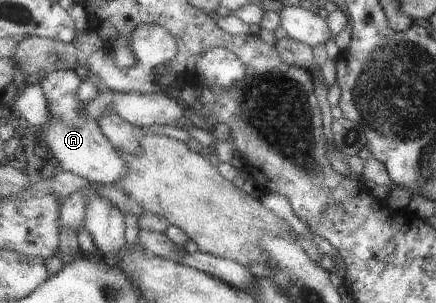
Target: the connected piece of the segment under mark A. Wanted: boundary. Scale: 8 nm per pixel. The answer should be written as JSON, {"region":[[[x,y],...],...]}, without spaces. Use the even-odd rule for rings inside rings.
{"region":[[[64,69],[51,71],[40,83],[52,112],[52,120],[38,127],[40,142],[61,163],[62,171],[77,174],[94,183],[114,186],[128,172],[128,164],[124,162],[120,150],[104,134],[98,120],[92,120],[84,114],[84,104],[78,98],[82,78],[74,70]]]}

